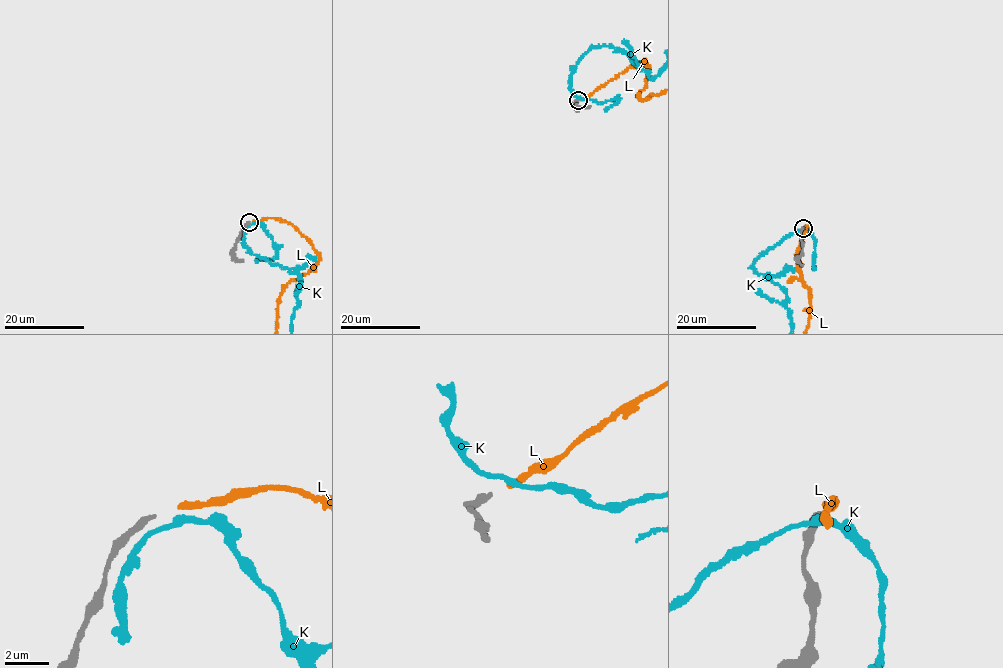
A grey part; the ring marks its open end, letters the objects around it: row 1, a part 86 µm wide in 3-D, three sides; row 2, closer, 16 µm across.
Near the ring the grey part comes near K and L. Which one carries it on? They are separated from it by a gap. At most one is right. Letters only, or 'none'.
L

